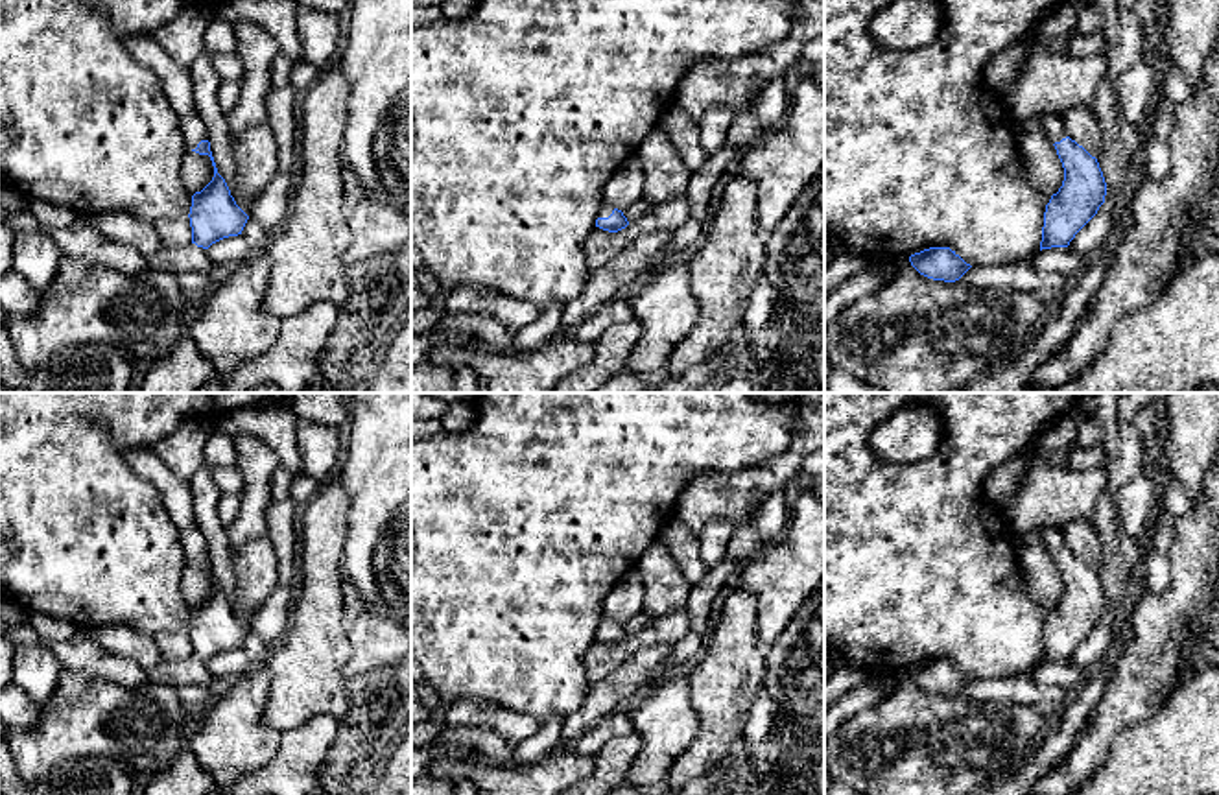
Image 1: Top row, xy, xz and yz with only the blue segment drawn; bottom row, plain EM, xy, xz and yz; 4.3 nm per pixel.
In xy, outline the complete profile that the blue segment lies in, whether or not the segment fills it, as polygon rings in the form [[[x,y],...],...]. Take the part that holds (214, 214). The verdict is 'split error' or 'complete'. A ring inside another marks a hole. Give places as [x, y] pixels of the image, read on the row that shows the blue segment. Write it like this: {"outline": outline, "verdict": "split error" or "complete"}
{"outline": [[[151,35],[127,37],[124,46],[160,83],[170,107],[179,118],[186,153],[195,151],[208,155],[212,160],[212,181],[192,196],[188,214],[192,243],[208,249],[223,238],[242,234],[249,216],[236,205],[225,179],[218,173],[207,125],[195,109],[194,81],[188,68],[173,61]]], "verdict": "split error"}

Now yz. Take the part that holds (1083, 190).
{"outline": [[[1053,113],[1036,114],[1064,168],[1062,186],[1046,205],[1042,251],[1070,245],[1105,203],[1107,183],[1097,159],[1068,136],[1060,116]]], "verdict": "split error"}

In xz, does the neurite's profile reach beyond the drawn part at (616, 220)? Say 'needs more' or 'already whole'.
needs more

